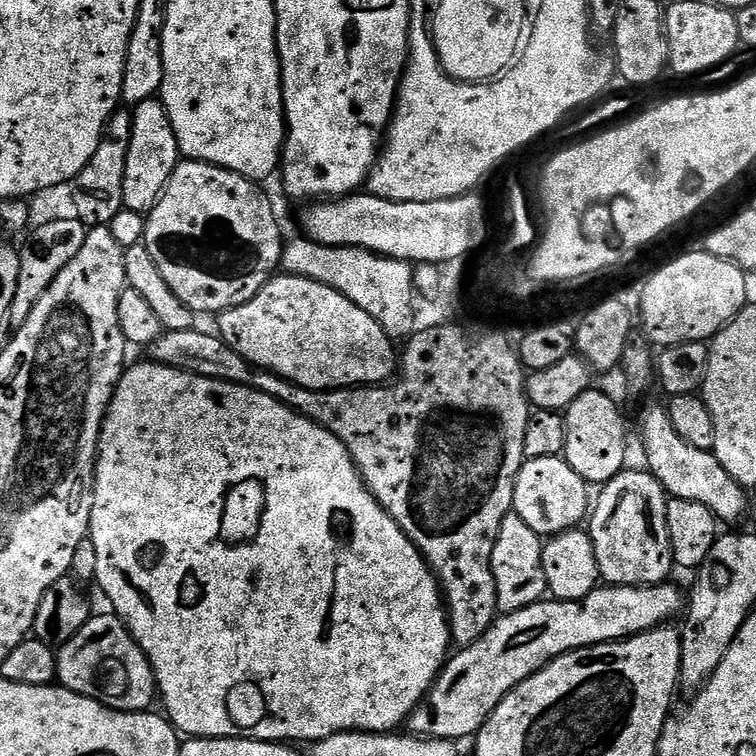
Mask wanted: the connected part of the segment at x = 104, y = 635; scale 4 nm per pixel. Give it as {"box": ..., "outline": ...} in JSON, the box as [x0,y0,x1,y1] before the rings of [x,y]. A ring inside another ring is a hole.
{"box":[56,615,158,712],"outline":[[[107,615],[89,616],[86,626],[82,626],[82,630],[59,649],[56,662],[59,683],[80,696],[89,696],[119,712],[149,711],[153,707],[152,699],[155,701],[158,696],[156,675],[146,654],[128,633],[128,627],[119,616]]]}

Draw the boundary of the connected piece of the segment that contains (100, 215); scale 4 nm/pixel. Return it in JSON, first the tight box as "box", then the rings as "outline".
{"box":[71,110,132,228],"outline":[[[117,110],[112,113],[104,127],[104,134],[100,137],[98,150],[94,150],[94,158],[90,158],[90,162],[86,162],[83,170],[71,181],[75,206],[78,209],[77,219],[88,228],[111,225],[116,215],[125,211],[122,182],[126,174],[126,154],[130,150],[132,137],[132,113],[124,111]]]}

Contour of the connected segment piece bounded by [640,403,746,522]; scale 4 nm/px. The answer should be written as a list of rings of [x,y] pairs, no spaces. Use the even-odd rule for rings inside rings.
[[[663,403],[648,404],[640,416],[640,432],[644,435],[644,456],[648,459],[647,471],[658,478],[669,497],[690,502],[702,502],[706,510],[716,515],[717,521],[736,520],[744,512],[745,489],[722,470],[718,458],[712,452],[703,452],[690,442],[678,438],[678,430],[670,426],[668,409]]]

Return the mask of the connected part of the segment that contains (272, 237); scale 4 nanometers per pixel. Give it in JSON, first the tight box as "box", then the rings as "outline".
{"box":[142,159,286,314],"outline":[[[185,159],[177,164],[174,174],[168,179],[168,185],[164,187],[164,195],[160,197],[160,201],[154,205],[151,212],[147,213],[146,223],[143,225],[144,238],[142,242],[150,250],[150,258],[154,258],[154,263],[158,266],[158,271],[162,273],[162,278],[166,278],[170,290],[174,290],[174,294],[178,294],[178,298],[182,298],[182,302],[191,312],[219,314],[226,311],[227,308],[237,308],[250,298],[254,298],[254,294],[258,294],[258,290],[262,290],[265,282],[271,280],[277,269],[281,267],[286,240],[285,237],[280,237],[280,224],[276,221],[276,212],[260,188],[263,187],[259,183],[247,180],[245,176],[239,176],[237,172],[206,164],[203,160]]]}

